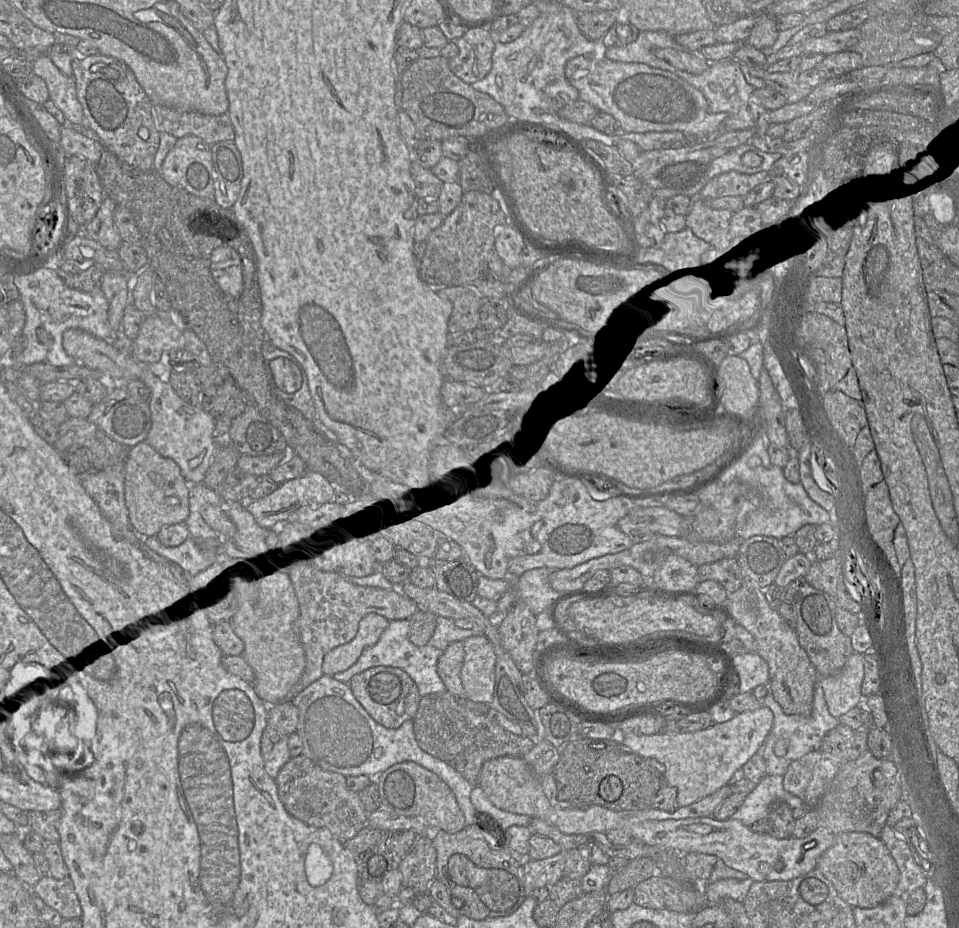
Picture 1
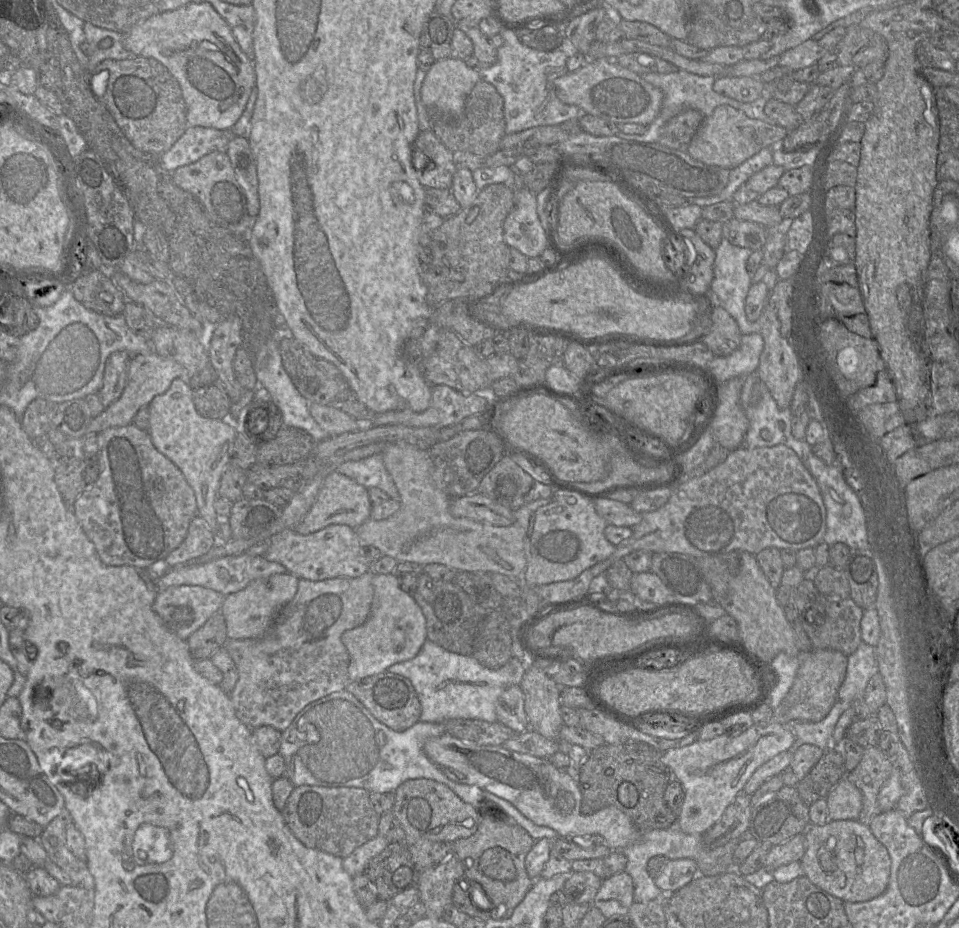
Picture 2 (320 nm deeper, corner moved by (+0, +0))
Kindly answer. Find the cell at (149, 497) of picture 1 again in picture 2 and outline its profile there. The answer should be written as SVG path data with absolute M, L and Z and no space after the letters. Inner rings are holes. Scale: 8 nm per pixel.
M333 471L325 477L314 505L294 527L294 530L298 534L305 535L332 524L347 525L356 529L369 519L371 508L372 503L367 488L345 475Z

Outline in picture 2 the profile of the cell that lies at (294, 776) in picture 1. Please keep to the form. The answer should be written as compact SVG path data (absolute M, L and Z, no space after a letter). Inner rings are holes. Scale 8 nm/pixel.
M294 787L281 813L293 835L306 847L341 858L378 835L380 815L370 802L369 792L363 788Z

